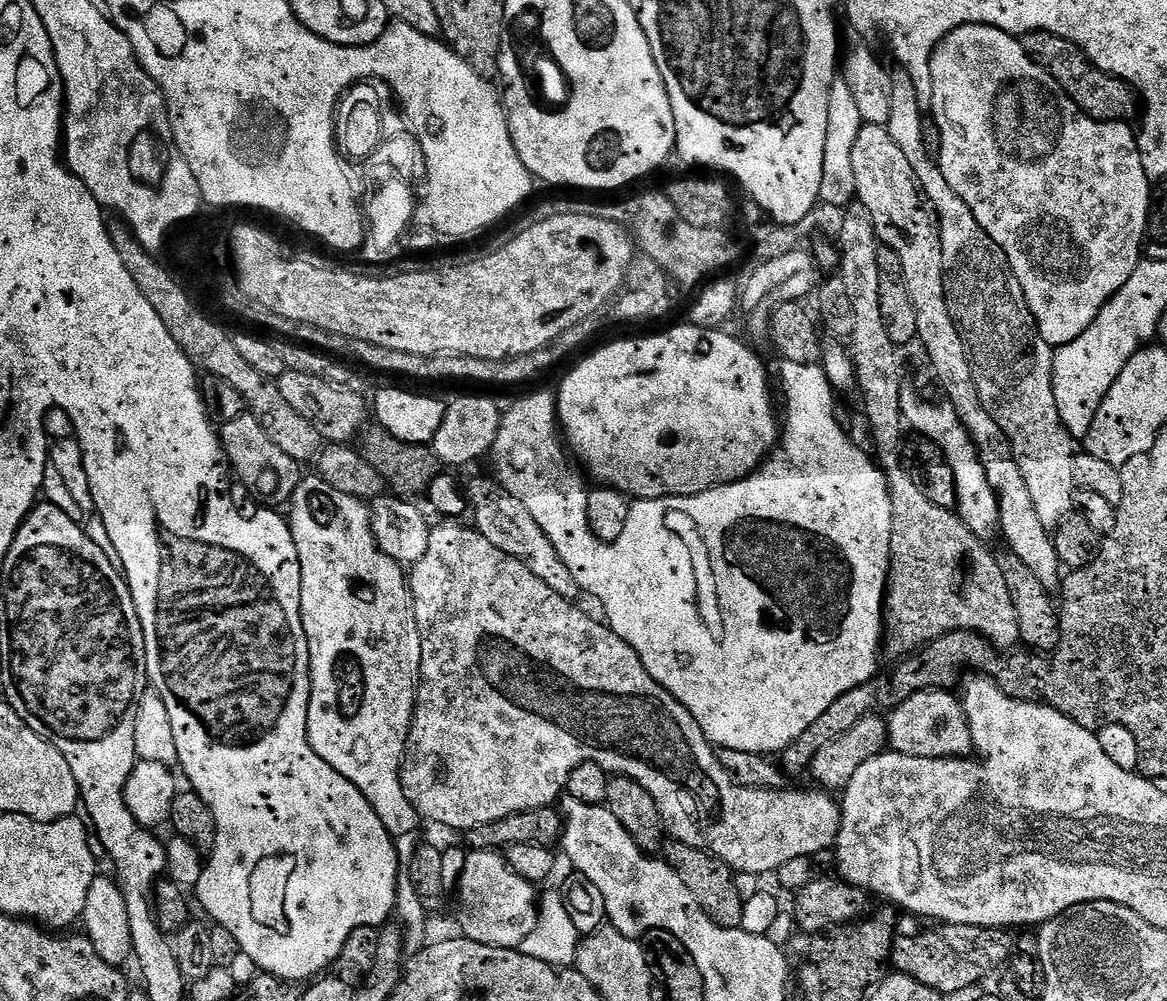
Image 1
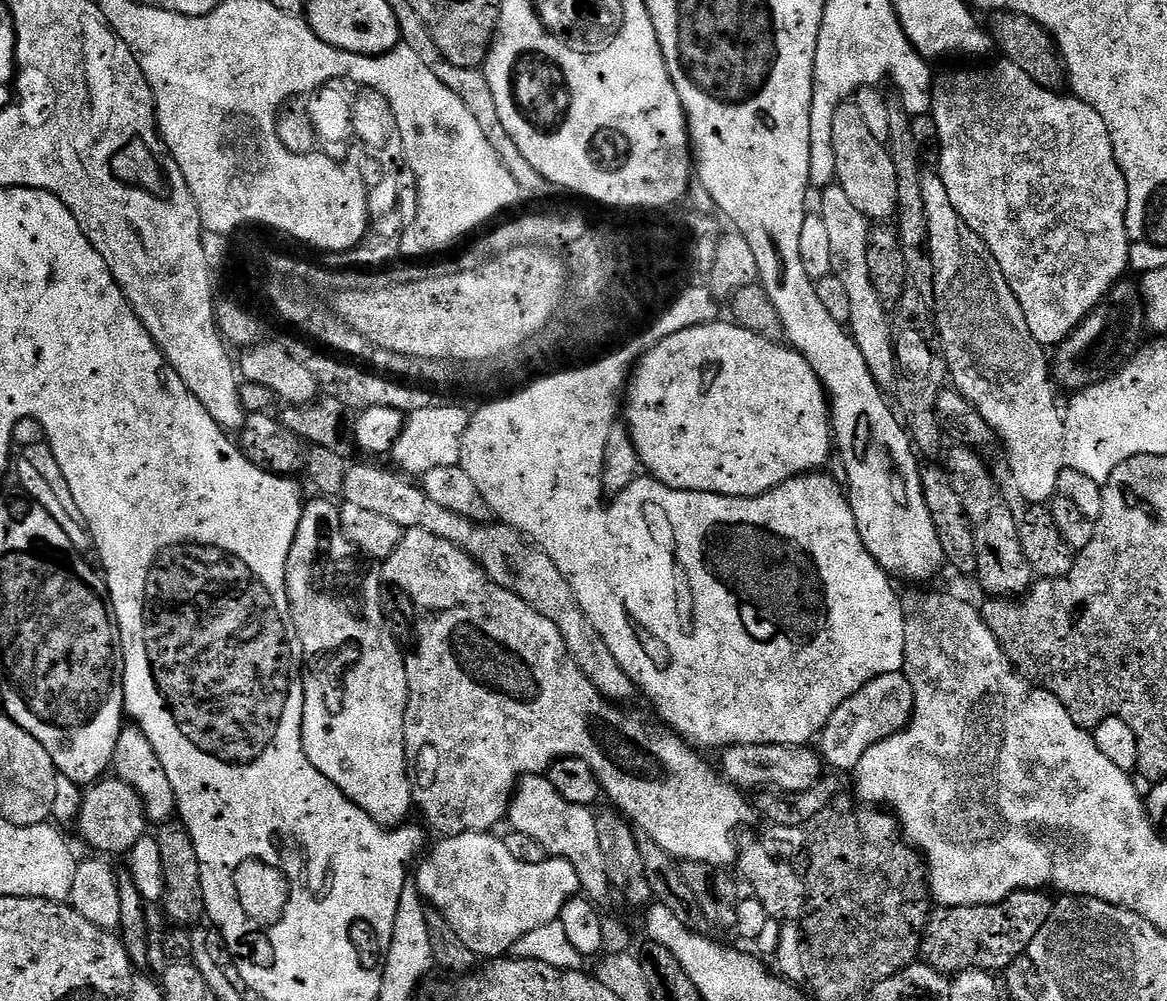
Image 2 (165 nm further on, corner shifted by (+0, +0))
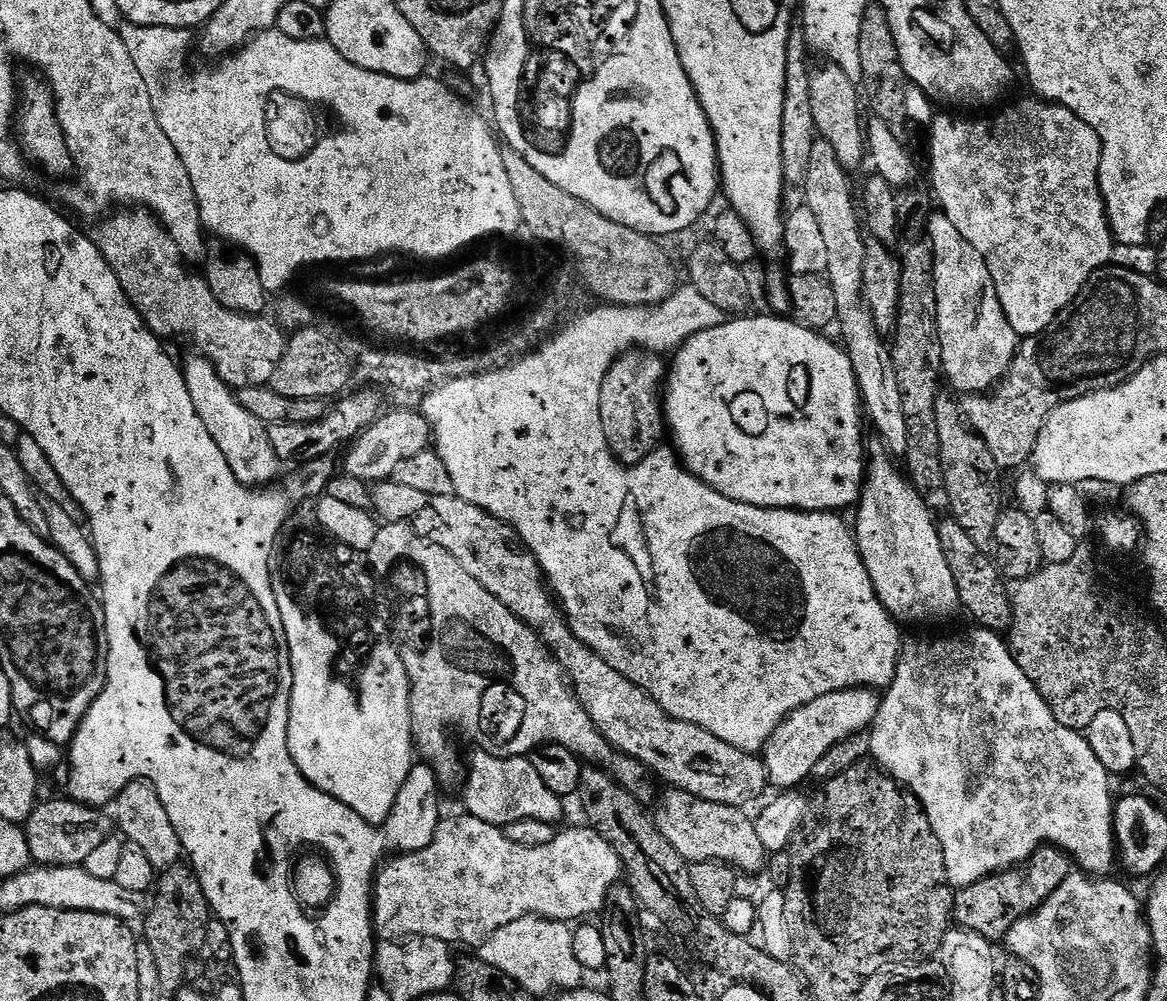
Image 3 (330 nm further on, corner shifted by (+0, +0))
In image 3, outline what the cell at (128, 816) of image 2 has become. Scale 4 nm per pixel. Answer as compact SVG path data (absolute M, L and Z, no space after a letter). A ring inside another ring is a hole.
M48 800L37 803L24 828L33 861L40 866L82 866L86 858L108 836L113 835L114 820L107 811L80 804L77 800Z

